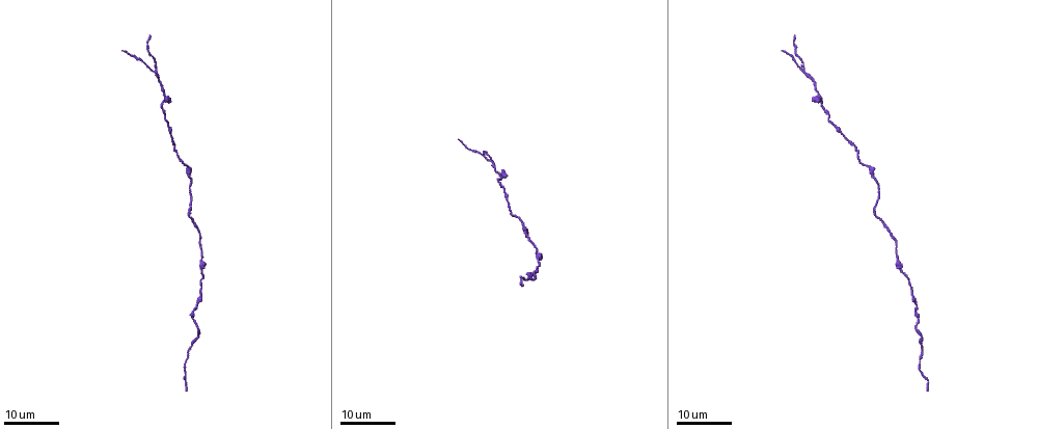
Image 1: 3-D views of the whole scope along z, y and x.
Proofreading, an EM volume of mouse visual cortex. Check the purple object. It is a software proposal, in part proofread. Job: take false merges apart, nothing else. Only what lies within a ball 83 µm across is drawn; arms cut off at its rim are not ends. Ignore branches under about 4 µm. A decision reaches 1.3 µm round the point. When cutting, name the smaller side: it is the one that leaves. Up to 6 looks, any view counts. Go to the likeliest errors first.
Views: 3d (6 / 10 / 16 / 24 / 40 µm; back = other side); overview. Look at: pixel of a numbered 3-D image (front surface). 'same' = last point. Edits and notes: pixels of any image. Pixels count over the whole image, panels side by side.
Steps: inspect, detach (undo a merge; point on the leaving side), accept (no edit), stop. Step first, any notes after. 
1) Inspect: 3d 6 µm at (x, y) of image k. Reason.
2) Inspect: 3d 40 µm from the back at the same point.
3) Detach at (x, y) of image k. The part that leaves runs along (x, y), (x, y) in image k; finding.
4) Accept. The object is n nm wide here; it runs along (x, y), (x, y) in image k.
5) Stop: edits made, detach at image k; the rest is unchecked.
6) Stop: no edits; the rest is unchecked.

Inspect: 3d 24 µm at (804, 72) of image 1. Branch point.

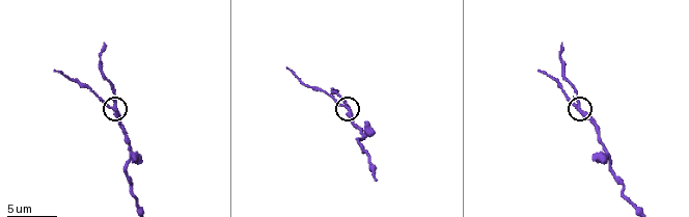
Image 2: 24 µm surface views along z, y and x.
Inspect: 3d 10 µm at (346, 109) of image 2.

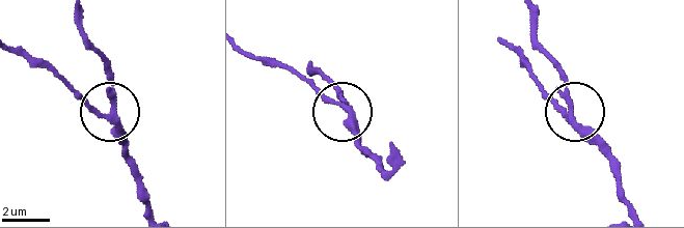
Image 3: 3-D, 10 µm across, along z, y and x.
Detach at (83, 100) of image 3. The part that leaves runs along (110, 119), (10, 52) in image 3; two cells meet here.

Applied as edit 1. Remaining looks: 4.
Inspect: overview. Redraw.

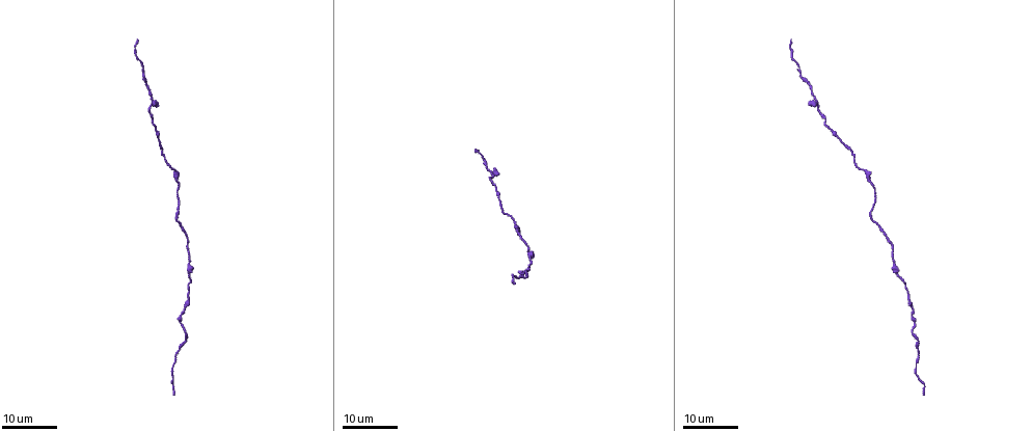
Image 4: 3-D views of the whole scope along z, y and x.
Inspect: 3d 24 µm at (830, 129) of image 4.

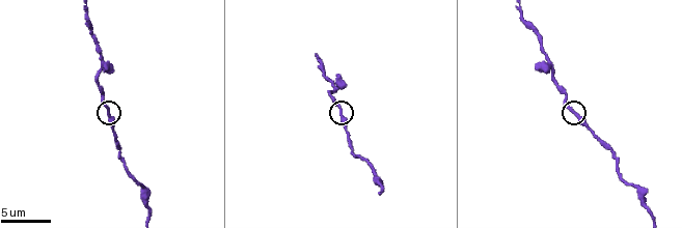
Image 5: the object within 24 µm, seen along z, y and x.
Inspect: 3d 6 µm at (107, 111) of image 5.

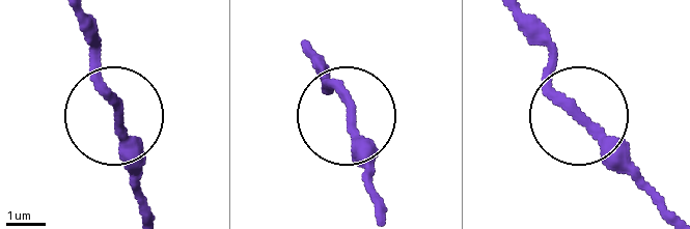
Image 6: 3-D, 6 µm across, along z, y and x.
Inspect: 3d 6 µm from the back at (585, 123) of image 6. From behind.

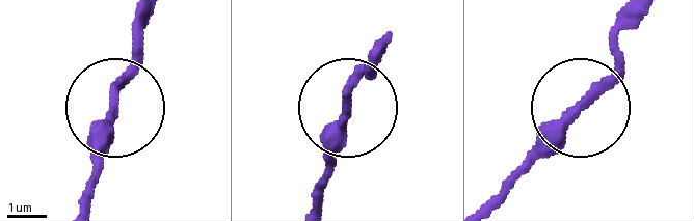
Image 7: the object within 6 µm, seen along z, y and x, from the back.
Accept. It runs along (318, 197), (331, 128), (384, 42) in image 7; all the same cell.

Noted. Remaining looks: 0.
Stop: edits made, detach at image 3; the rest is unchecked.

